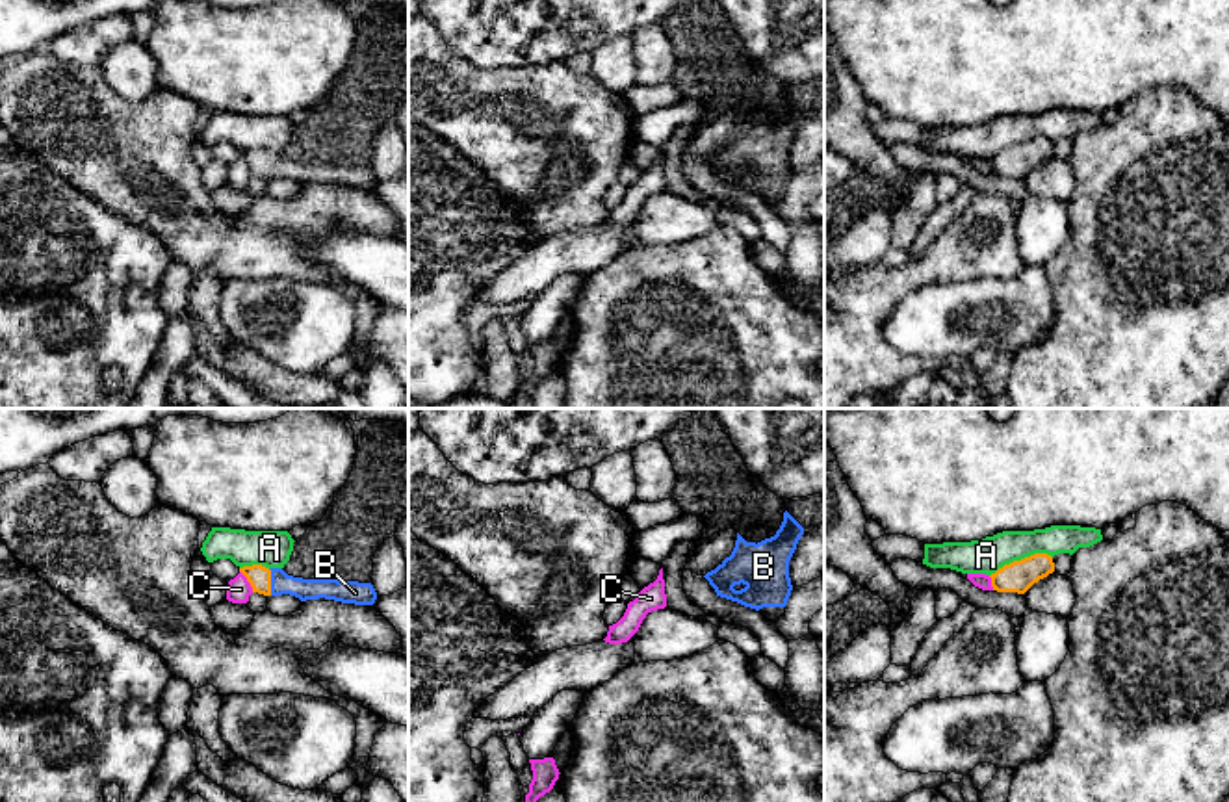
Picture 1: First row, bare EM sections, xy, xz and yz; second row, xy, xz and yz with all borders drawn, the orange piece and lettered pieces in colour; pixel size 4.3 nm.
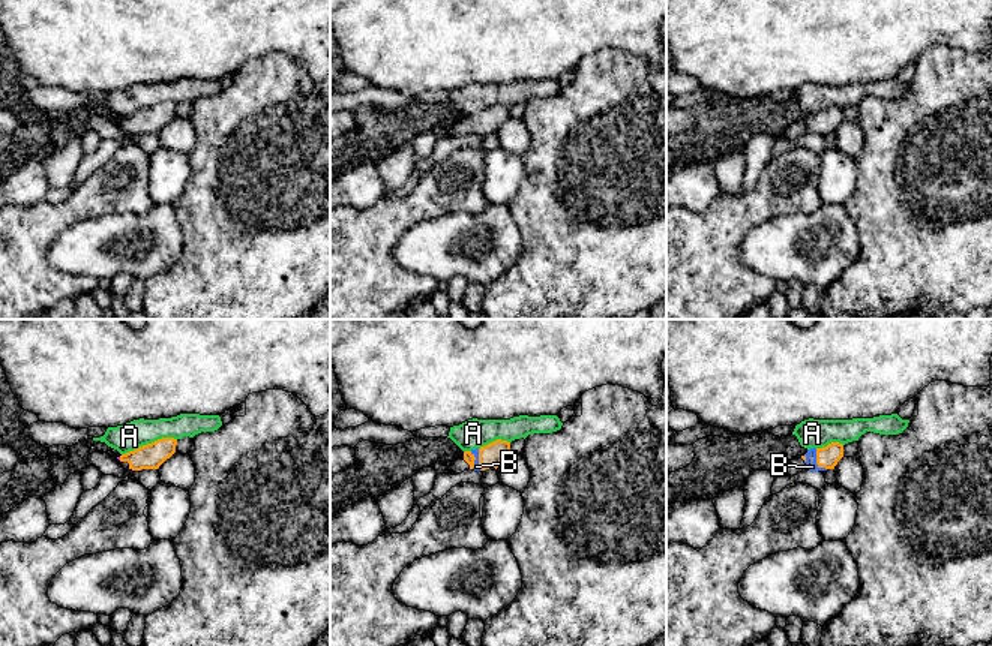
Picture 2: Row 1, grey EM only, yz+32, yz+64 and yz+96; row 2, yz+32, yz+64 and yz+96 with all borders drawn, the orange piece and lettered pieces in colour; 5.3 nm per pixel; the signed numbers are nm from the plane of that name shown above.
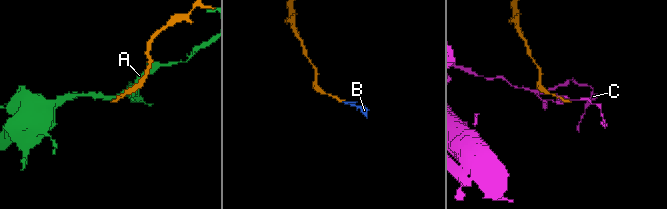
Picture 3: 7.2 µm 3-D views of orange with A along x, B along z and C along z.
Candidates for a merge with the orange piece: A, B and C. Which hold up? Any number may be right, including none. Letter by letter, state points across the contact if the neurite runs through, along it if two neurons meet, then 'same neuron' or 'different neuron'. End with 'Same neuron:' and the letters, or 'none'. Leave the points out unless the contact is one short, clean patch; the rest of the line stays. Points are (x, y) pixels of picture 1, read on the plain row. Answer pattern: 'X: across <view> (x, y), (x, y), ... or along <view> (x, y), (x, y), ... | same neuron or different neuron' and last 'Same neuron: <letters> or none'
A: different neuron
B: across xy (258, 160), (270, 166), (281, 168) | same neuron
C: along xy (240, 155), (253, 175) | different neuron
Same neuron: B

